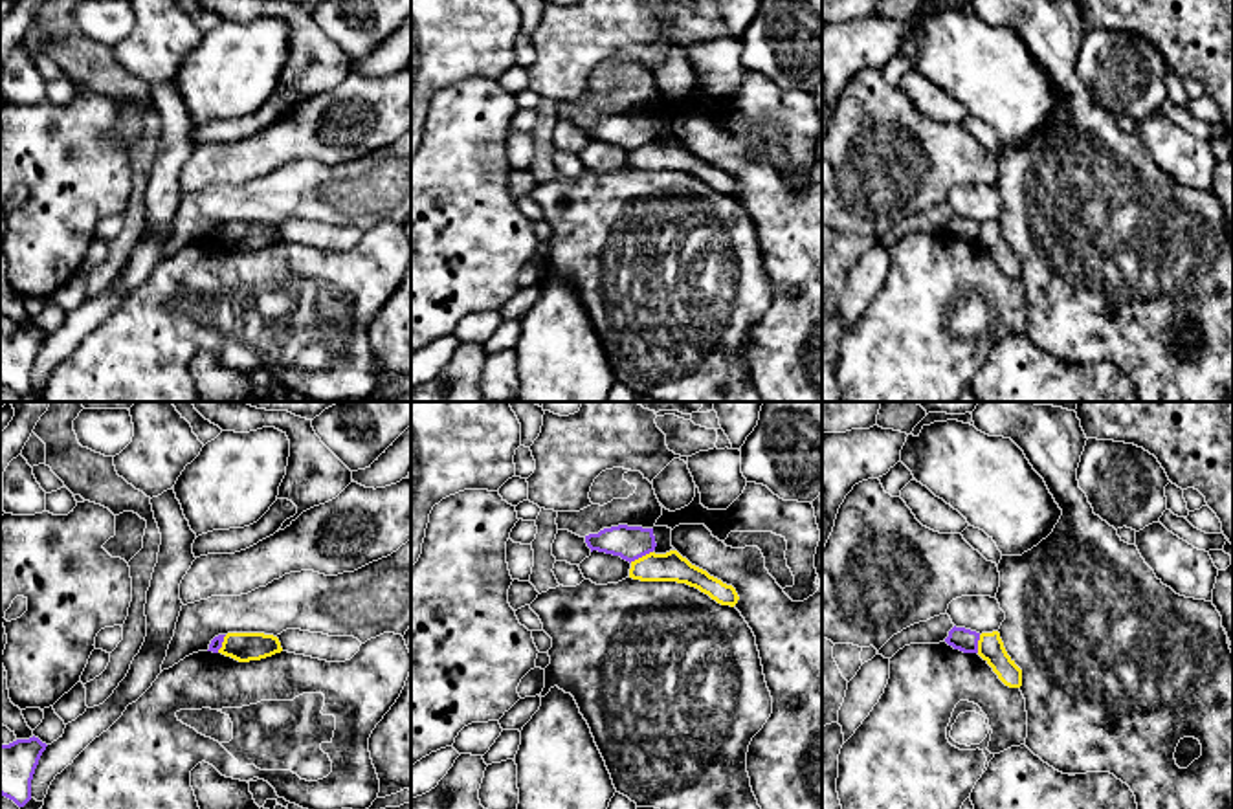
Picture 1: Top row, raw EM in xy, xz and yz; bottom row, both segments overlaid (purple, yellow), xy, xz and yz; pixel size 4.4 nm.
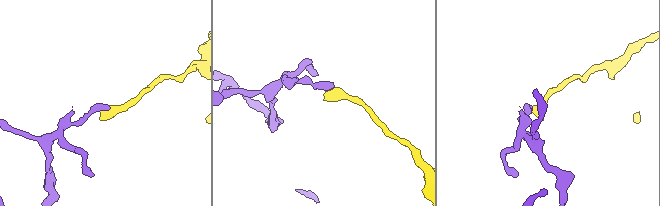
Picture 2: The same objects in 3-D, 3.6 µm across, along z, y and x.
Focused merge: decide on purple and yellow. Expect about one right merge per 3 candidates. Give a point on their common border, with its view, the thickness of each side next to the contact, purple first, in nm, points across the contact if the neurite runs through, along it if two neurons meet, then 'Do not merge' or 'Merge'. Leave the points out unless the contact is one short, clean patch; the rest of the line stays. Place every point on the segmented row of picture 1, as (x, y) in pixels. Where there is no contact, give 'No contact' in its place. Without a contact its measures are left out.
Touches purple at xz (641, 556). Thickness 150 nm (purple) against 130 nm. Boundary: xz (652, 551), (630, 562). Do not merge

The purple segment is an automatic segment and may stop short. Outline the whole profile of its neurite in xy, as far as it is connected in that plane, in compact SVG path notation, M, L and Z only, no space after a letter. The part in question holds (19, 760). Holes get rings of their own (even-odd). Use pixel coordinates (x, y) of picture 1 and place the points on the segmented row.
M35 736L0 745L0 794L18 807L31 800L31 780L46 747Z

